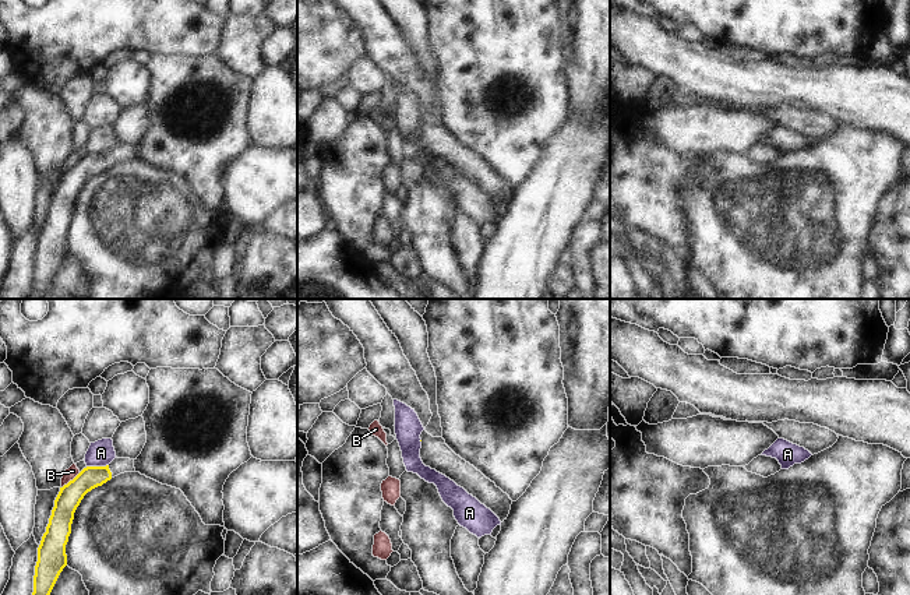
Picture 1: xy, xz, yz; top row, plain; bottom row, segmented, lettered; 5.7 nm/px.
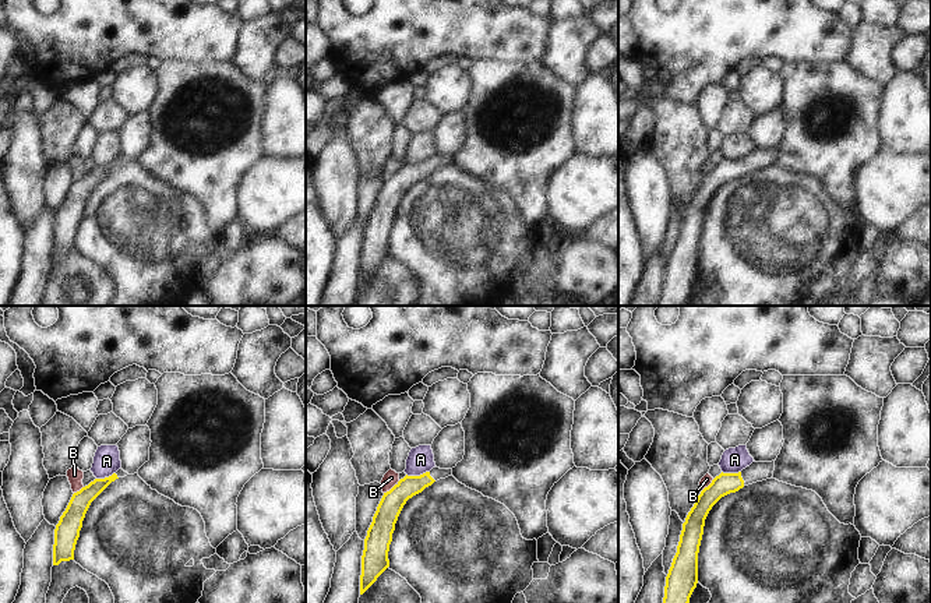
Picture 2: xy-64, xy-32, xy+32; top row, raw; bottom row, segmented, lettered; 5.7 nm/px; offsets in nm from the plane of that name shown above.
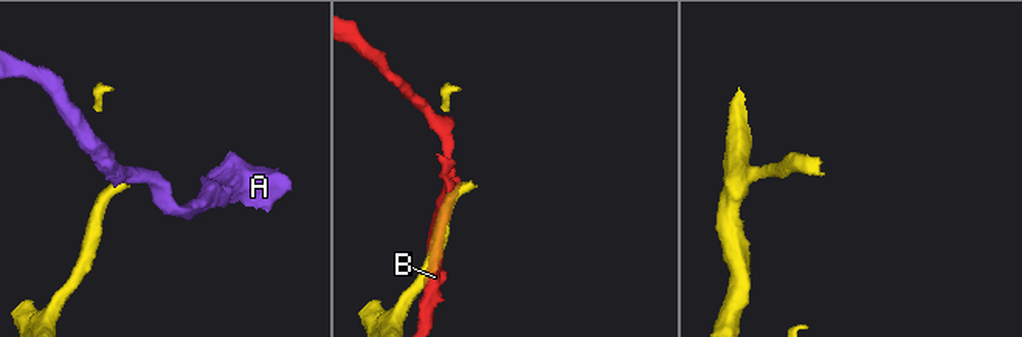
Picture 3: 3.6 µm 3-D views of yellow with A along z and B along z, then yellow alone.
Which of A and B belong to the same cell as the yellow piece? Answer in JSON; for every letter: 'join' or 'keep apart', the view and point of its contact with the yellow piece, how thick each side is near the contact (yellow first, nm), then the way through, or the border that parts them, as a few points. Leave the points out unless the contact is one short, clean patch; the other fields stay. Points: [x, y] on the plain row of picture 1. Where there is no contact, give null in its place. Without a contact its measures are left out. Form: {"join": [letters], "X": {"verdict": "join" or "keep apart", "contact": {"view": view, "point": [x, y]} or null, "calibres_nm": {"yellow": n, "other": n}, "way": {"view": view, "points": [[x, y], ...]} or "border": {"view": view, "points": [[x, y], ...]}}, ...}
{"join": [], "A": {"verdict": "keep apart", "contact": {"view": "xy", "point": [97, 154]}, "calibres_nm": {"yellow": 140, "other": 150}, "border": {"view": "xy", "points": [[108, 151], [87, 154]]}}, "B": {"verdict": "keep apart", "contact": {"view": "xy", "point": [70, 168]}, "calibres_nm": {"yellow": 140, "other": 70}, "border": {"view": "xy", "points": [[80, 159], [62, 175]]}}}

